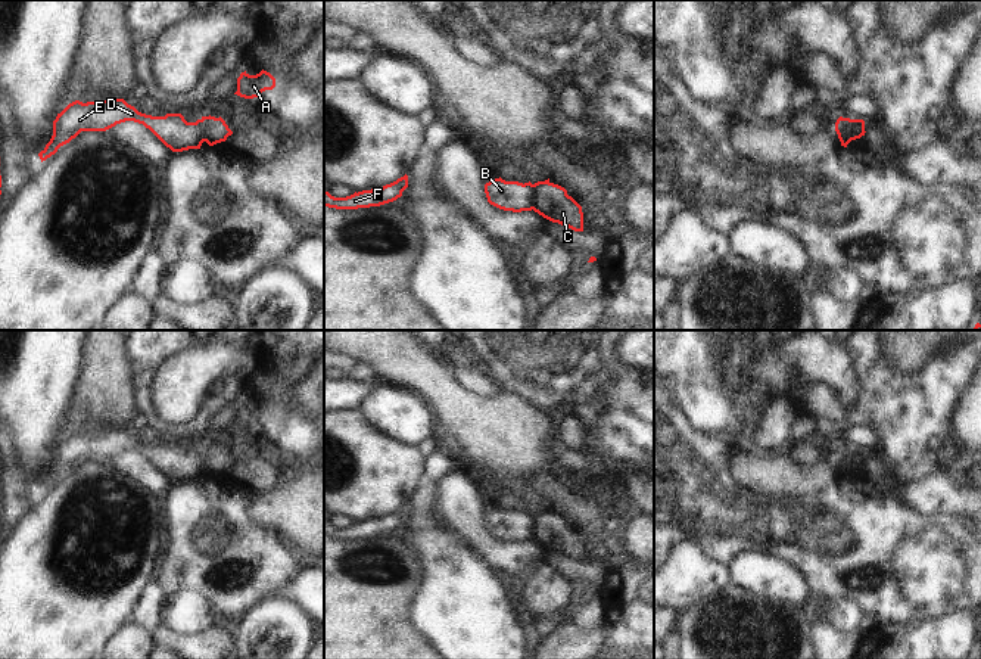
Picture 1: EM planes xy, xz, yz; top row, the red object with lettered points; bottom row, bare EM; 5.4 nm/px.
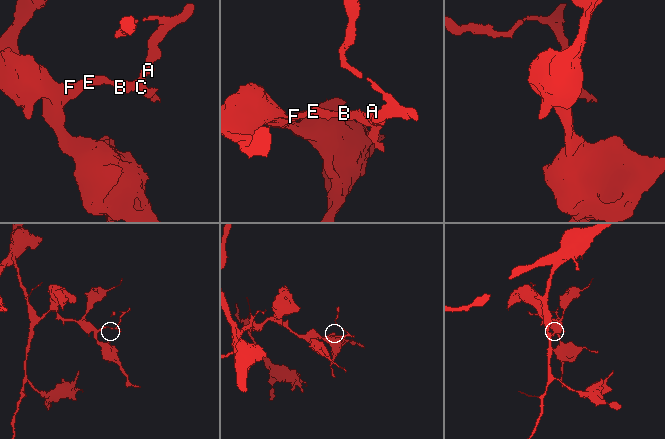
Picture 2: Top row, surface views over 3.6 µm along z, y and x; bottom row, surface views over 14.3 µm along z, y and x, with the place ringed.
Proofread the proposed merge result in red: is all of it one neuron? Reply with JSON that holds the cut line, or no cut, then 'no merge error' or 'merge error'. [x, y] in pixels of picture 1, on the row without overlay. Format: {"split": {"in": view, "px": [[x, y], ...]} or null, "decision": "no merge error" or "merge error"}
{"split": {"in": "xz", "px": [[532, 515], [533, 538]]}, "decision": "merge error"}

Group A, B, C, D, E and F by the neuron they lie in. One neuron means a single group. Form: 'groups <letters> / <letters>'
groups A C / B D E F

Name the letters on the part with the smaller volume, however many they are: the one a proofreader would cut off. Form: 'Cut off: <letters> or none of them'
Cut off: A, C

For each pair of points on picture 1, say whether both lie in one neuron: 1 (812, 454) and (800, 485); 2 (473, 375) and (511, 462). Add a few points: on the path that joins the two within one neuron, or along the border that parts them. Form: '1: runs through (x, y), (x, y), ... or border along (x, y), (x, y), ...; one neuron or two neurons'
1: border along (787, 451), (804, 466), (819, 462); two neurons
2: border along (452, 376), (463, 388), (477, 395), (500, 394); two neurons

